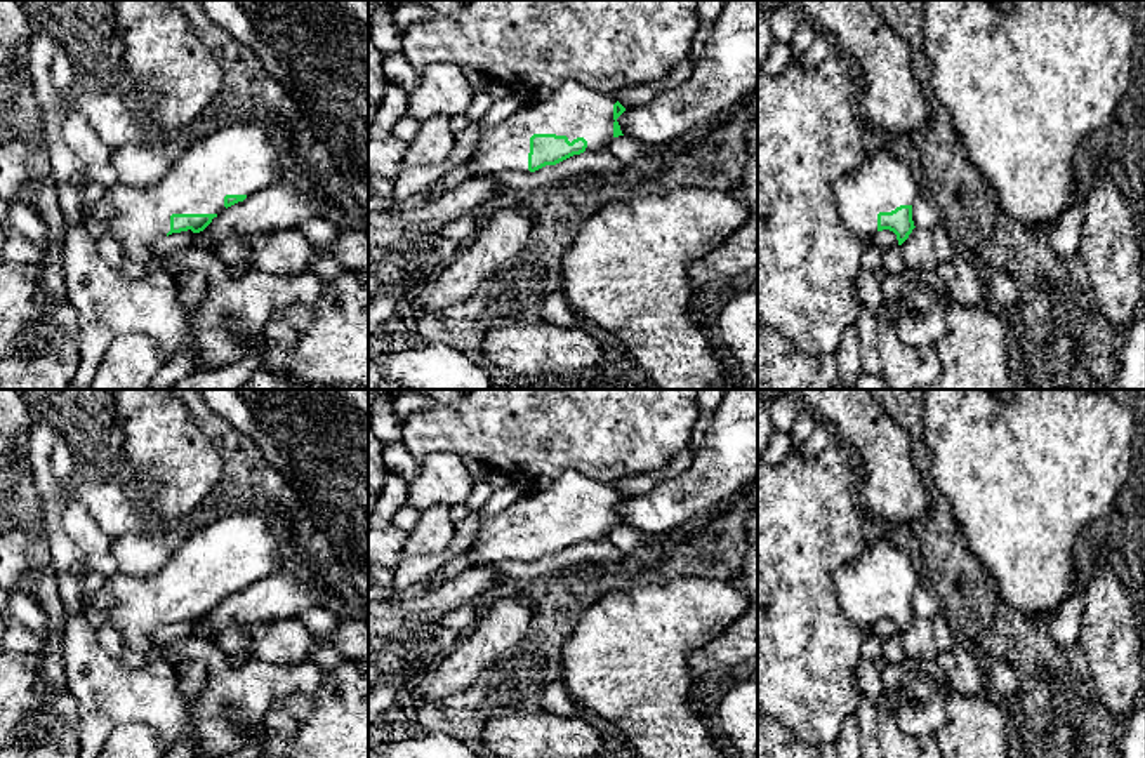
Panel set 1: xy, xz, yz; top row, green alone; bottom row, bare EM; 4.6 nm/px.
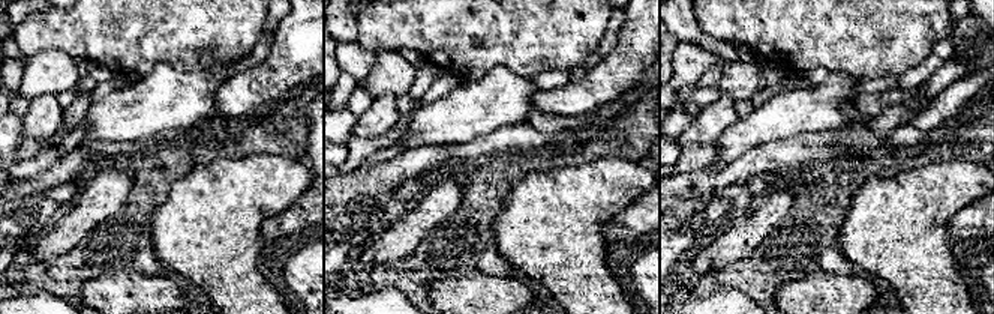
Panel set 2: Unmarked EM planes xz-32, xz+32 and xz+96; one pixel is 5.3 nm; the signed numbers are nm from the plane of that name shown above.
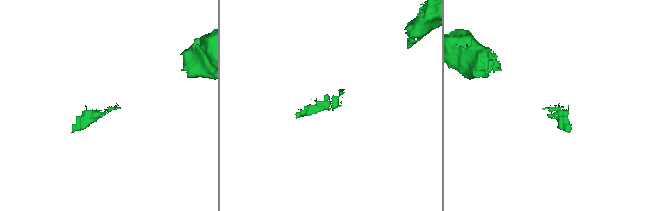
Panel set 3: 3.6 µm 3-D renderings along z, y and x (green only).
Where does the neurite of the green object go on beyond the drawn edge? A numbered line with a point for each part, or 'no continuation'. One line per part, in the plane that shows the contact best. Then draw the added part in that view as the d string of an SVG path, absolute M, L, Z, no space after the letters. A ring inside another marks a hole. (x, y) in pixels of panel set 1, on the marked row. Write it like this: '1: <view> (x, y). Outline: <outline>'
1: xz (572, 110). Outline: M575 80L561 83L547 99L530 99L506 120L486 127L471 156L473 176L528 172L533 134L587 141L586 151L606 150L613 137L613 104L619 92L594 92Z

